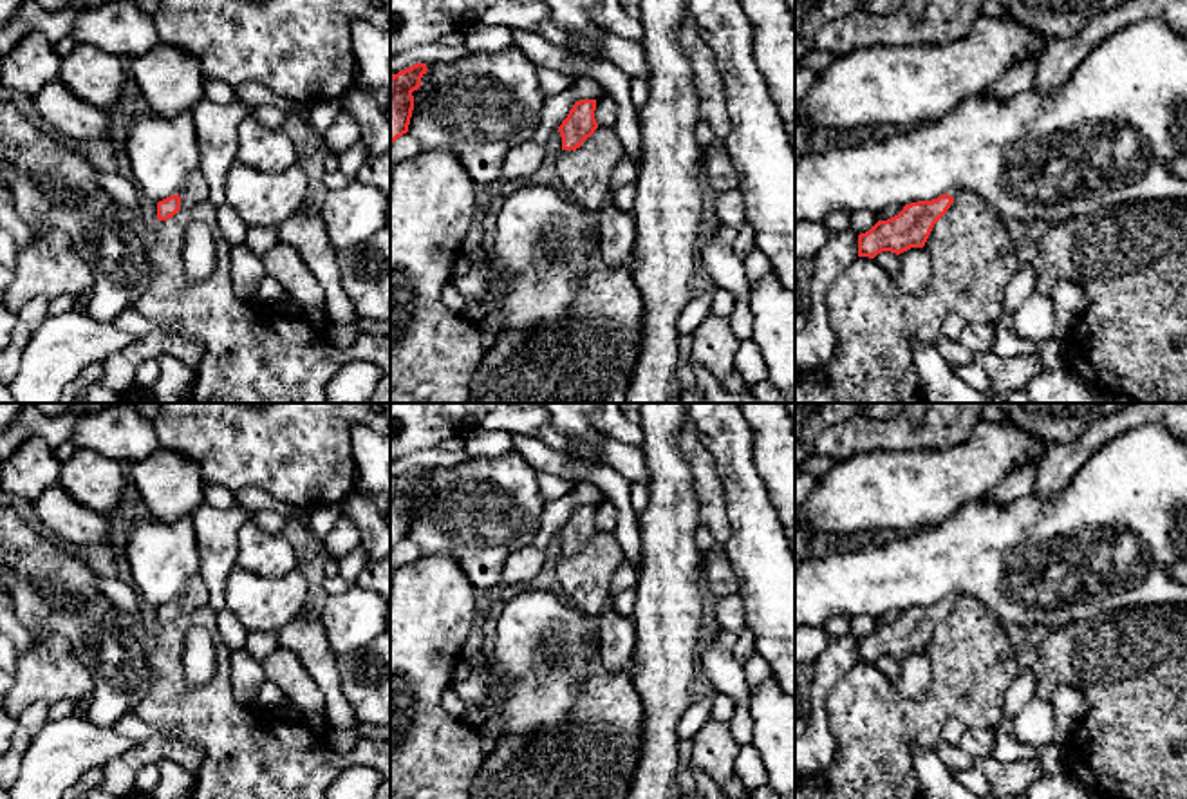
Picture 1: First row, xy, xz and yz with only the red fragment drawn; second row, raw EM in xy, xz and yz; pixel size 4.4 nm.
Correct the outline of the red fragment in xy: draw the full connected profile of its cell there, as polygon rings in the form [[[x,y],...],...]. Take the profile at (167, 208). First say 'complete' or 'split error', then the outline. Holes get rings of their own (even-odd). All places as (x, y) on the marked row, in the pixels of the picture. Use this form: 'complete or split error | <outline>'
split error | [[[197,168],[188,175],[184,188],[157,202],[157,221],[172,219],[181,208],[188,208],[208,199],[208,183]]]

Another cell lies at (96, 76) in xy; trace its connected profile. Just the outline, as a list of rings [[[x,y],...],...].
[[[78,43],[60,65],[58,80],[92,107],[110,108],[125,81],[128,61],[90,43]]]

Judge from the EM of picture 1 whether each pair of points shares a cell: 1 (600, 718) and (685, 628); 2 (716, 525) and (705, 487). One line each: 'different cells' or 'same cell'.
1: different cells
2: same cell

